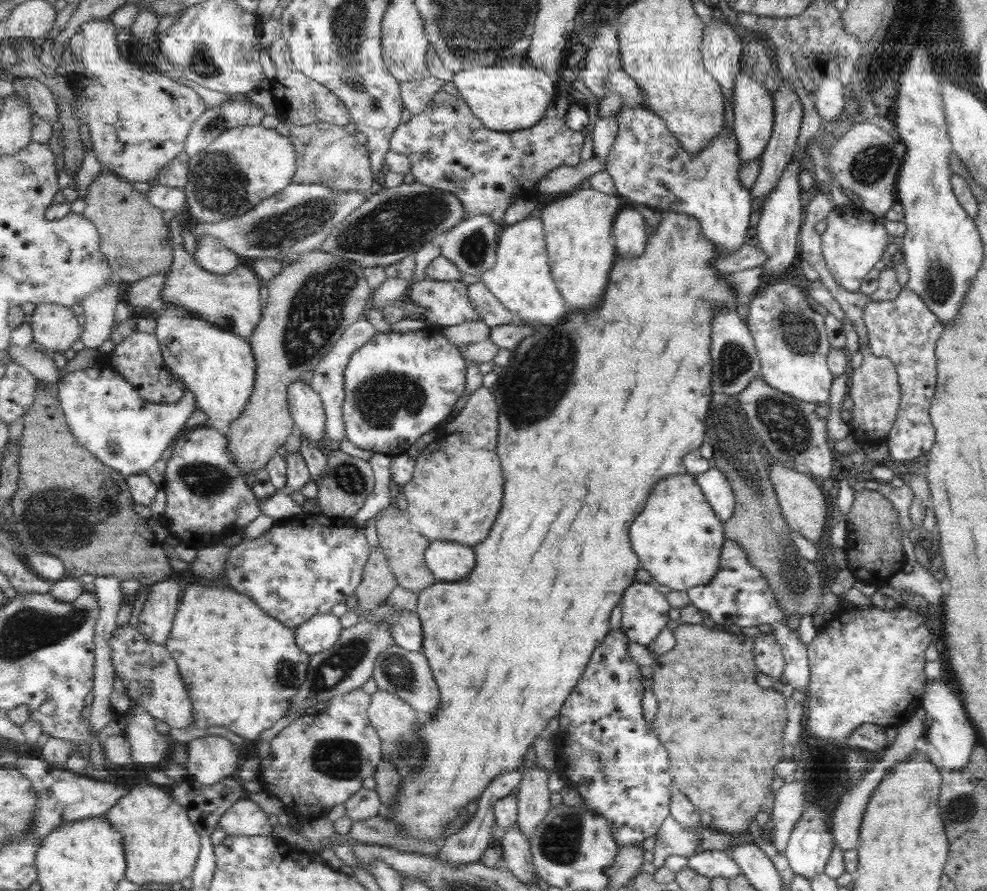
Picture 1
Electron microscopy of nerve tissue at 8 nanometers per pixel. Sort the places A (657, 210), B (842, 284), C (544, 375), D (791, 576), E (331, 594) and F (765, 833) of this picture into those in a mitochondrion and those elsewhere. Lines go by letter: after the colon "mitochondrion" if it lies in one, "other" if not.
A: other
B: other
C: mitochondrion
D: mitochondrion
E: other
F: other

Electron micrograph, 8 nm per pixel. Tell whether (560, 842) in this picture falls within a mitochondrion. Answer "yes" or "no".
yes

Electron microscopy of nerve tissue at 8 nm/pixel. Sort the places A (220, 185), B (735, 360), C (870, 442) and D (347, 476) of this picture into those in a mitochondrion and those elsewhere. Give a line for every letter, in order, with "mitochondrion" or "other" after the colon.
A: mitochondrion
B: mitochondrion
C: other
D: mitochondrion

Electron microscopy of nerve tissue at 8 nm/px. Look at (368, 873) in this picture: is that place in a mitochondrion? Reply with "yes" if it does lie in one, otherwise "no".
no

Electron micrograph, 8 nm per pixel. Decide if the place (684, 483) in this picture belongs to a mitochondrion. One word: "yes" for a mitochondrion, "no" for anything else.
no

